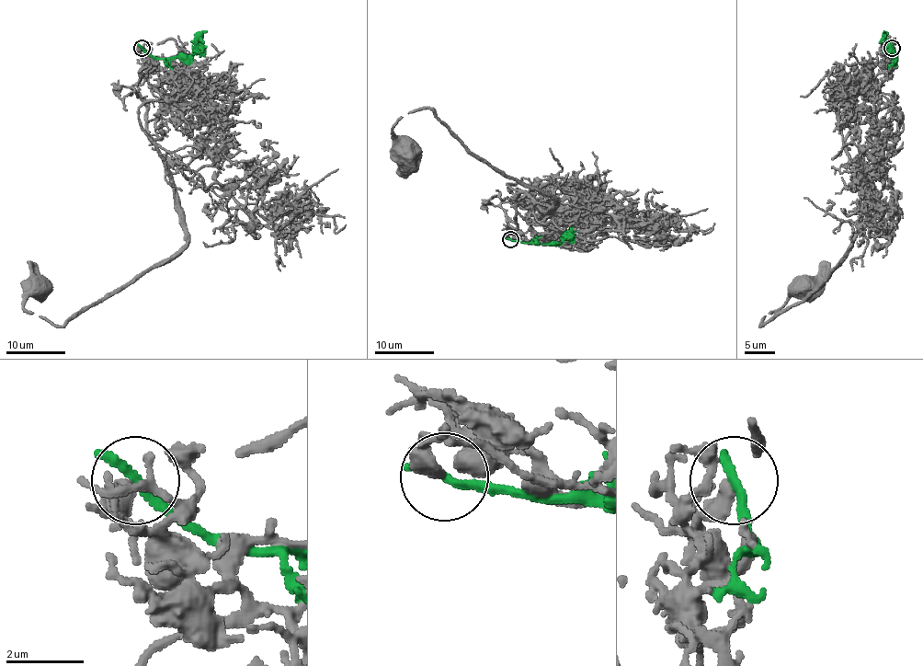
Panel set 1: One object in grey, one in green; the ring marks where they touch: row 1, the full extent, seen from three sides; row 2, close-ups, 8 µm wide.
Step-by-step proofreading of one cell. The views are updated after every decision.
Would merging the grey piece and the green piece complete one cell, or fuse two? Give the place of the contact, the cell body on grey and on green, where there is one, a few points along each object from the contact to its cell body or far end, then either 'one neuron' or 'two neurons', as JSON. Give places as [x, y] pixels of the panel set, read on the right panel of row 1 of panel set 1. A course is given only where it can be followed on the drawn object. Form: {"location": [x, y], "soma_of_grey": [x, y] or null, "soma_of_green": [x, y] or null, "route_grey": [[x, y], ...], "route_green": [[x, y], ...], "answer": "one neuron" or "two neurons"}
{"location": [892, 48], "soma_of_grey": [804, 286], "soma_of_green": null, "route_grey": [[892, 49], [875, 110], [848, 134], [863, 198], [853, 243], [810, 293], [760, 326], [804, 289]], "route_green": [[892, 49], [894, 59], [883, 30]], "answer": "two neurons"}

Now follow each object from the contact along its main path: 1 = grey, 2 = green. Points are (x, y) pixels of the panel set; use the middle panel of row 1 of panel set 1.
1: (509, 240), (518, 197), (543, 212), (555, 201), (477, 158), (431, 109), (415, 109), (393, 129), (407, 152)
2: (511, 240), (558, 243), (576, 231)

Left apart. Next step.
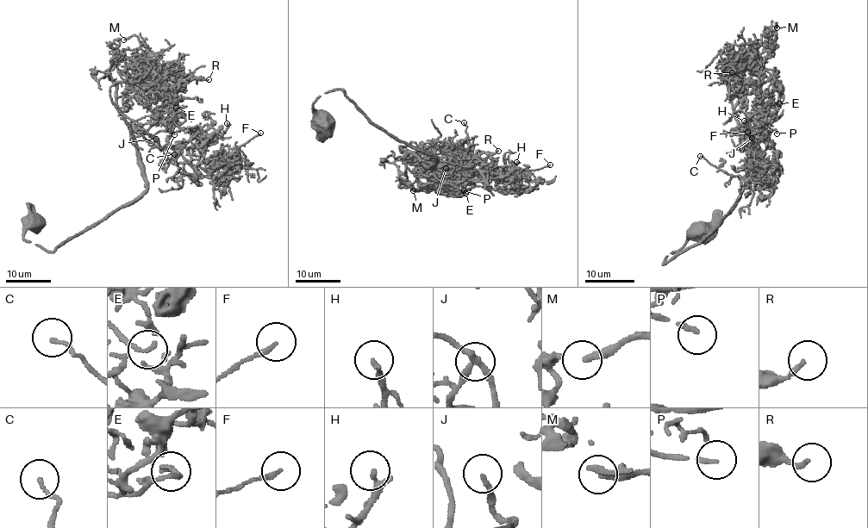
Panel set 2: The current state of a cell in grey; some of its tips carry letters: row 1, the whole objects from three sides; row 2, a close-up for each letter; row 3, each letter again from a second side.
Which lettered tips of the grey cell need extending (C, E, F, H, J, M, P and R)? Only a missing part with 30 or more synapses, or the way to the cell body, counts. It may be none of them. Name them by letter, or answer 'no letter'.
M, P

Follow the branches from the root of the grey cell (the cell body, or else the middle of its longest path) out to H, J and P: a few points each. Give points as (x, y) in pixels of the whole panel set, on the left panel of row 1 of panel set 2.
H: (34, 224), (23, 237), (52, 251), (130, 204), (146, 189), (133, 133), (152, 117), (197, 139), (227, 123)
J: (34, 224), (23, 237), (52, 251), (130, 204), (146, 189), (133, 133), (174, 151), (152, 146), (156, 139)
P: (34, 224), (23, 237), (52, 251), (130, 204), (146, 181), (129, 123), (146, 139), (160, 131), (174, 134)

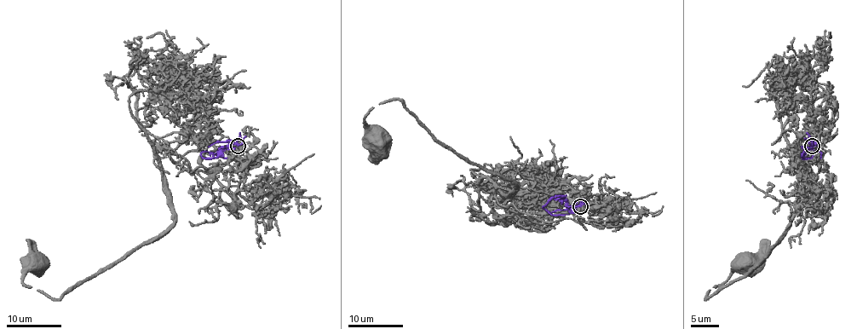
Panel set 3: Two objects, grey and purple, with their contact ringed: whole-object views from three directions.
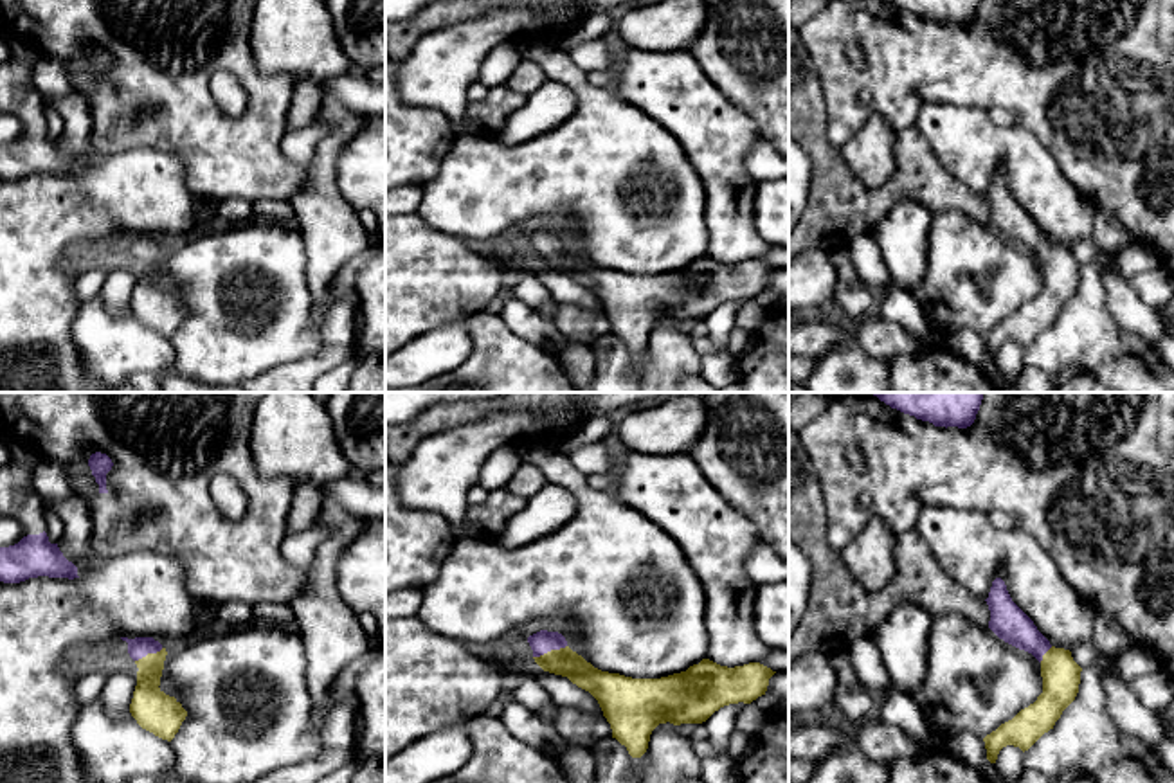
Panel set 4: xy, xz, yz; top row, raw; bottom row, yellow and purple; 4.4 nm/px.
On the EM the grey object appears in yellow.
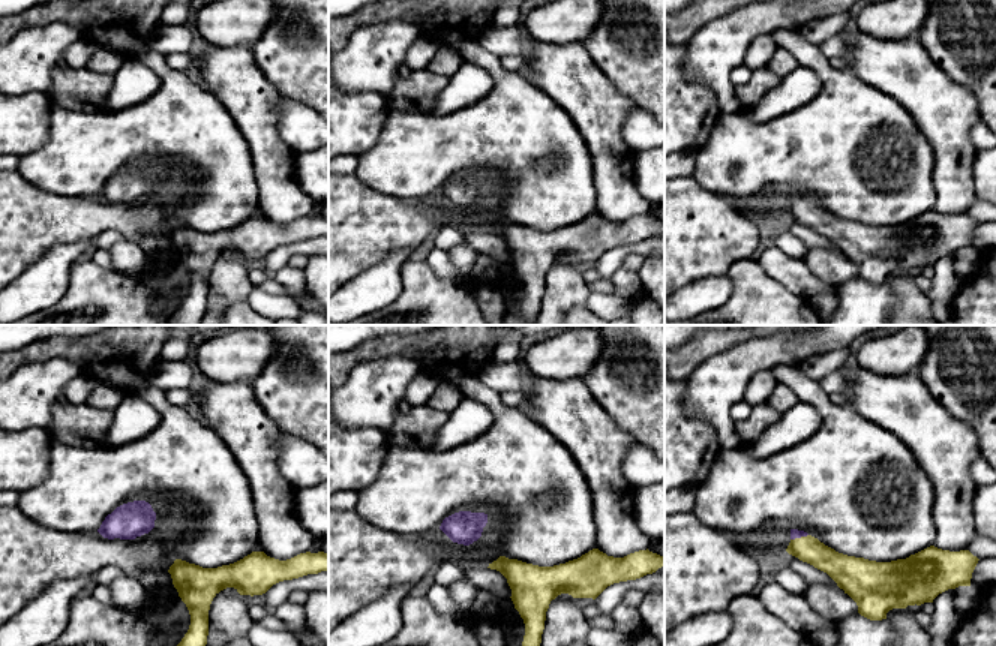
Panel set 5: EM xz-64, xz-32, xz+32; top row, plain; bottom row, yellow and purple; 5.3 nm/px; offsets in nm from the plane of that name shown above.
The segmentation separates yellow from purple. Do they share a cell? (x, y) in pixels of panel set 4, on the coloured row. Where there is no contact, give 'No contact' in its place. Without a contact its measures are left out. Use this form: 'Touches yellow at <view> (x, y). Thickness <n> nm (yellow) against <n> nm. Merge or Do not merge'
Touches yellow at xz (551, 650). Thickness 120 nm (yellow) against 100 nm. Merge

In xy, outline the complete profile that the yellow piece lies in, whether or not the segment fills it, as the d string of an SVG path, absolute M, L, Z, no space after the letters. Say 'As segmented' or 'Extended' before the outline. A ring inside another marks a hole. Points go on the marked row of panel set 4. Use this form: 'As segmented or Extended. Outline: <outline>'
Extended. Outline: M153 637L121 639L128 643L128 653L139 668L130 713L142 729L171 742L187 711L158 688L167 652Z

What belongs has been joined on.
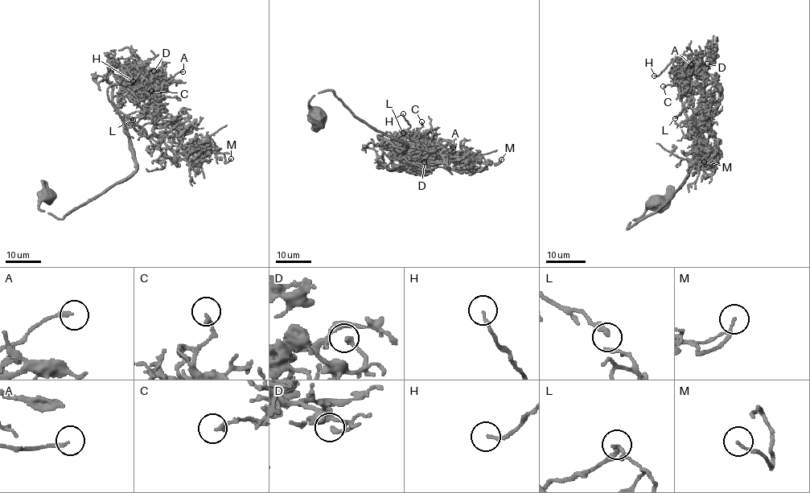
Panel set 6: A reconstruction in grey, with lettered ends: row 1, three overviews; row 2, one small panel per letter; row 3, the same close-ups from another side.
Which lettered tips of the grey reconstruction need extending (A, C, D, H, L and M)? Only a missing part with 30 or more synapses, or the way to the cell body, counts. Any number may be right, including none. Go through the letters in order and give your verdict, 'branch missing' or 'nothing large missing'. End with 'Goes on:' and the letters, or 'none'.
A: nothing large missing
C: nothing large missing
D: nothing large missing
H: nothing large missing
L: nothing large missing
M: nothing large missing
Goes on: none

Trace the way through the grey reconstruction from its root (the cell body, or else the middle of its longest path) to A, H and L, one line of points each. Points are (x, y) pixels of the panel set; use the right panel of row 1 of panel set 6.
A: (656, 204), (627, 228), (654, 214), (693, 163), (701, 85), (684, 81), (691, 64)
H: (656, 204), (627, 228), (680, 187), (696, 137), (685, 113), (691, 76), (680, 62), (654, 76)
L: (656, 204), (633, 219), (627, 228), (654, 214), (689, 173), (696, 151), (696, 137), (684, 109), (675, 118)

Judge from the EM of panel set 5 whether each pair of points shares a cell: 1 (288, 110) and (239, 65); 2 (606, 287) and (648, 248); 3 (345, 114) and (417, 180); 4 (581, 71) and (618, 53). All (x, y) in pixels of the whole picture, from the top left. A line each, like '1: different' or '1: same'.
1: different
2: different
3: different
4: different

